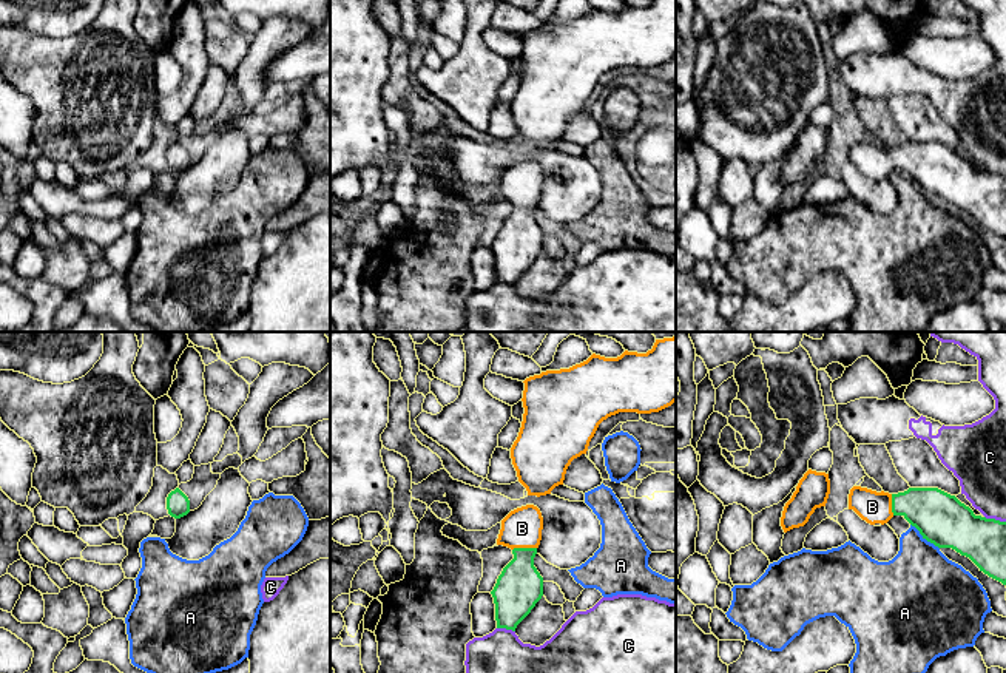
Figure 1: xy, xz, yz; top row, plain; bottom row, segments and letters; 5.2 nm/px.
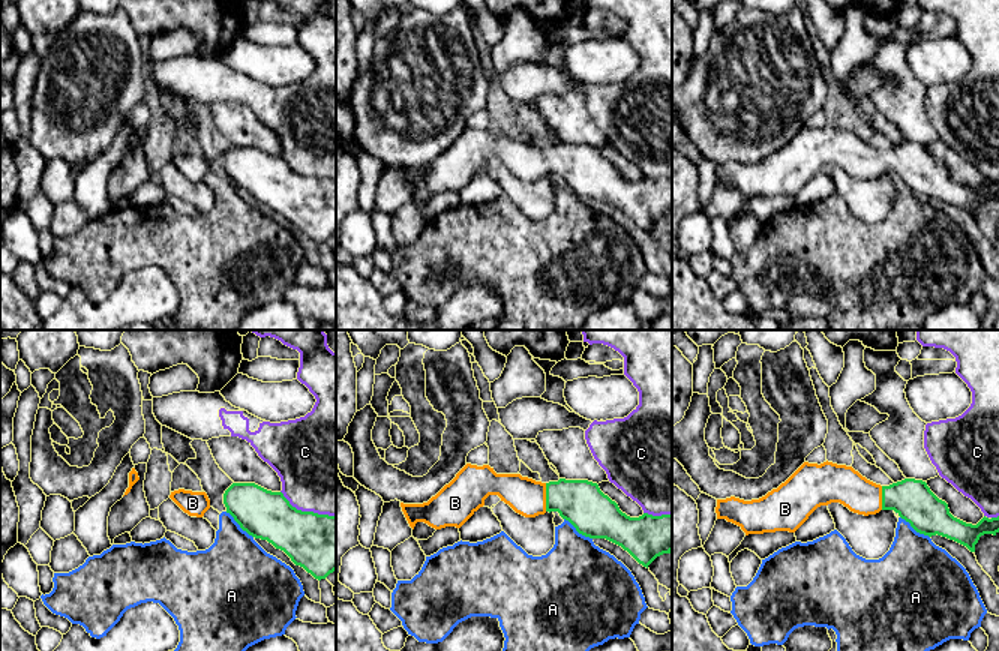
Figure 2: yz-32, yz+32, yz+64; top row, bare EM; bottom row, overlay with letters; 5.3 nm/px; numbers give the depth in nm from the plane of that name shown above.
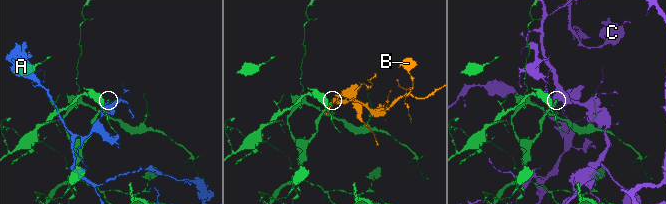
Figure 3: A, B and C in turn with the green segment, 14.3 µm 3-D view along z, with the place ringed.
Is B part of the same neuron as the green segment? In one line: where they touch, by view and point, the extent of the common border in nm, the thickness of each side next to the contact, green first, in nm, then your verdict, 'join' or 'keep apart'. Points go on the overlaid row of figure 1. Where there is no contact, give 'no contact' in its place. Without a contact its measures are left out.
xz (523, 548) | 130 nm | 240/200 nm | join

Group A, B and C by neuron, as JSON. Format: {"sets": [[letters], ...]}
{"sets": [["A"], ["B"], ["C"]]}

